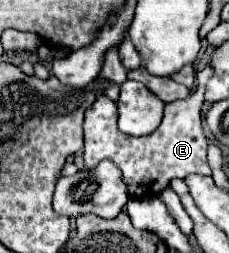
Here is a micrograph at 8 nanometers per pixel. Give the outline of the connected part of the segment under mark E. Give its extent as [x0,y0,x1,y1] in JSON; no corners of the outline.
[84,63,212,197]

